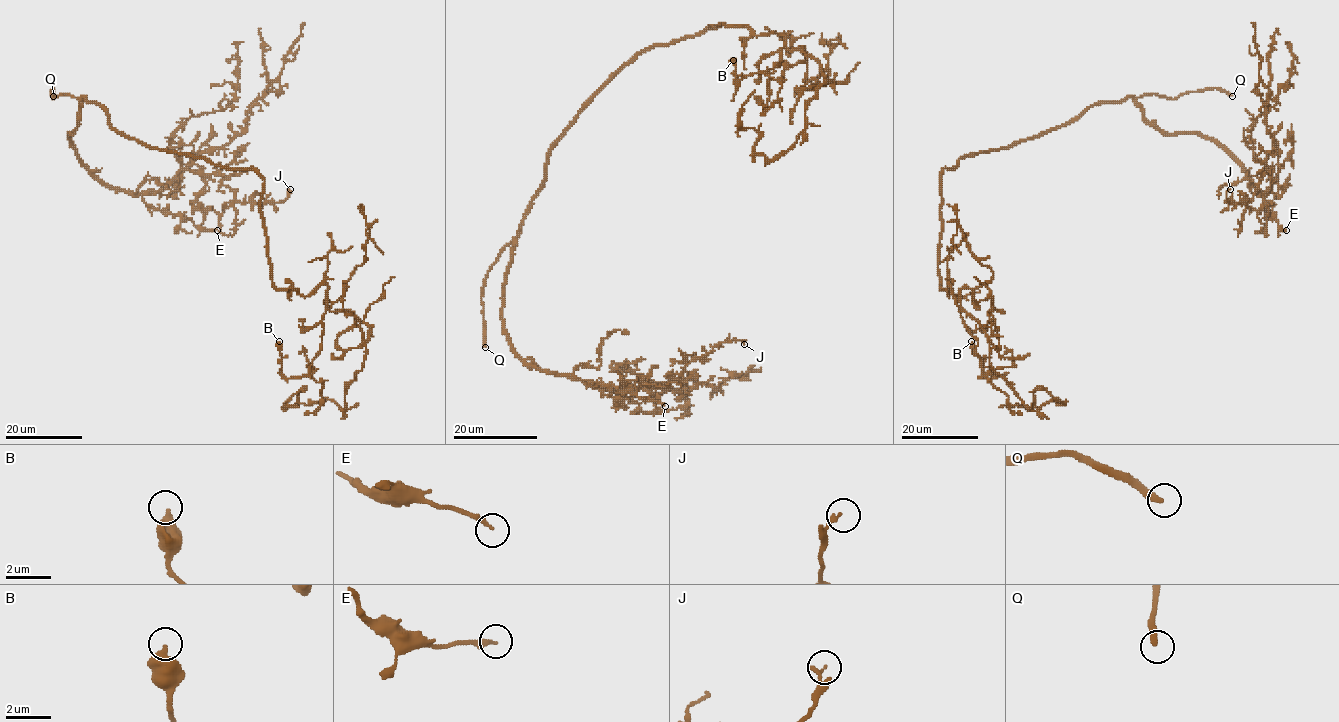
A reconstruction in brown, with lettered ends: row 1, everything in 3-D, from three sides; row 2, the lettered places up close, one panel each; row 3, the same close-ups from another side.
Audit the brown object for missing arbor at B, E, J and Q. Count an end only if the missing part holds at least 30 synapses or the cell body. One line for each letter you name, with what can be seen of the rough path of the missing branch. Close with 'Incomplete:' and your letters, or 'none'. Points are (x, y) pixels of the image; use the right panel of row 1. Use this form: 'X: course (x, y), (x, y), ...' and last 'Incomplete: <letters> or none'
Q: course (1232, 96), (1256, 111), (1273, 116), (1278, 114), (1277, 109), (1271, 109)
Incomplete: Q

